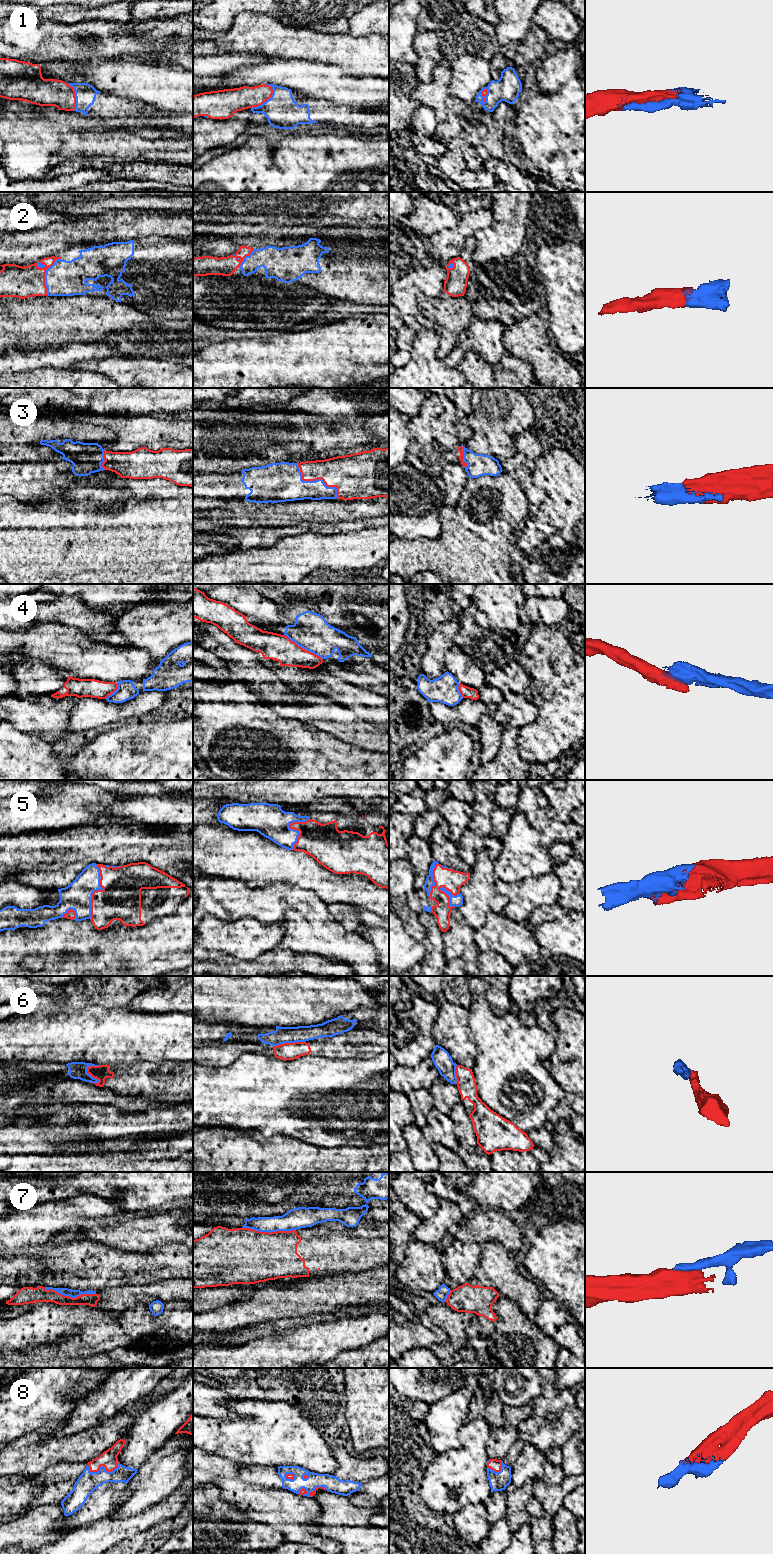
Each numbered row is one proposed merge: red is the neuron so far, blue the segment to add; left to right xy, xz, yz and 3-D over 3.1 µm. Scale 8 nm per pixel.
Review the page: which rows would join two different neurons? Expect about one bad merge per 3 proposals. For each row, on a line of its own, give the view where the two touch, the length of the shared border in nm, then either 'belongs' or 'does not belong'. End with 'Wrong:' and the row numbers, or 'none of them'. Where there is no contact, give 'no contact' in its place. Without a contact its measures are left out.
1: contact in xz; length 240 nm; belongs
2: contact in xy; length 320 nm; belongs
3: contact in xz; length 440 nm; belongs
4: contact in xz; length 380 nm; does not belong
5: contact in xy; length 460 nm; belongs
6: contact in xy; length 160 nm; does not belong
7: contact in xz; length 440 nm; does not belong
8: contact in xy; length 260 nm; belongs
Wrong: 4, 6, 7

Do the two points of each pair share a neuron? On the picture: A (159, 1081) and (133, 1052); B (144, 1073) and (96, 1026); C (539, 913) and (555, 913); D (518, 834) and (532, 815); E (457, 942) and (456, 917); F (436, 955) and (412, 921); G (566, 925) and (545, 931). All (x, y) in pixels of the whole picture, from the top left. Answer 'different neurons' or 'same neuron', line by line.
A: different neurons
B: different neurons
C: same neuron
D: different neurons
E: same neuron
F: different neurons
G: same neuron

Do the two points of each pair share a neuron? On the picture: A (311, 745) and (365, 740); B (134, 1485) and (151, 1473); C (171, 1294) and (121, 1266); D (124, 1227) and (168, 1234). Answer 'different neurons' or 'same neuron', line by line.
A: different neurons
B: same neuron
C: different neurons
D: same neuron

